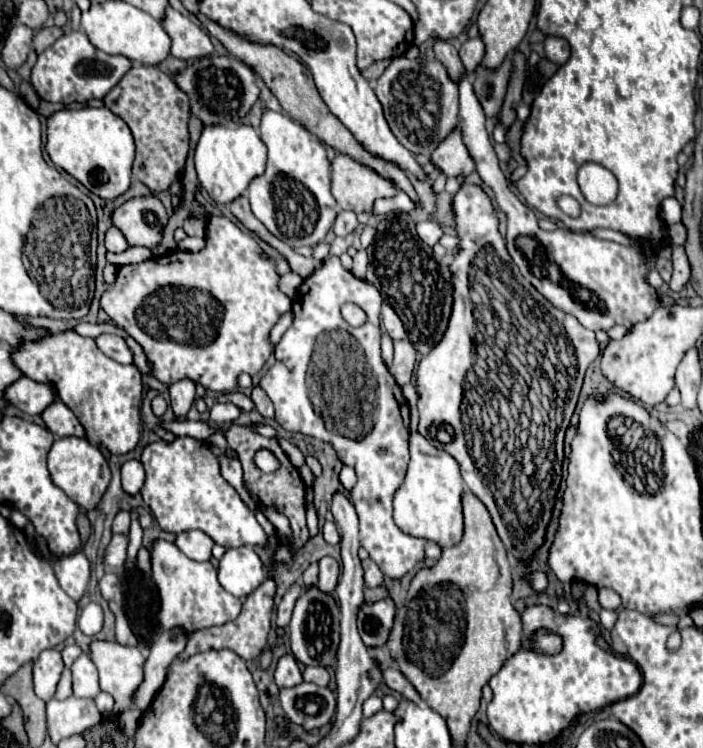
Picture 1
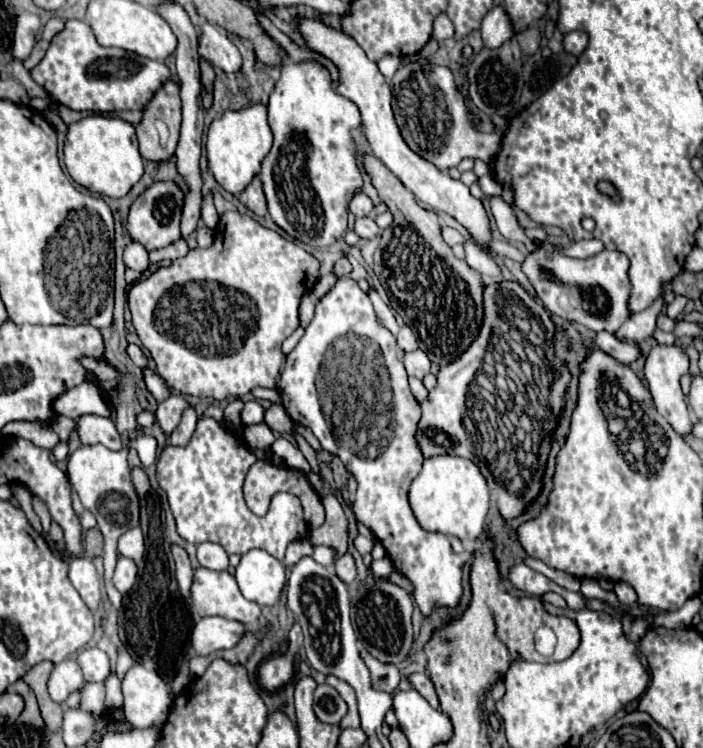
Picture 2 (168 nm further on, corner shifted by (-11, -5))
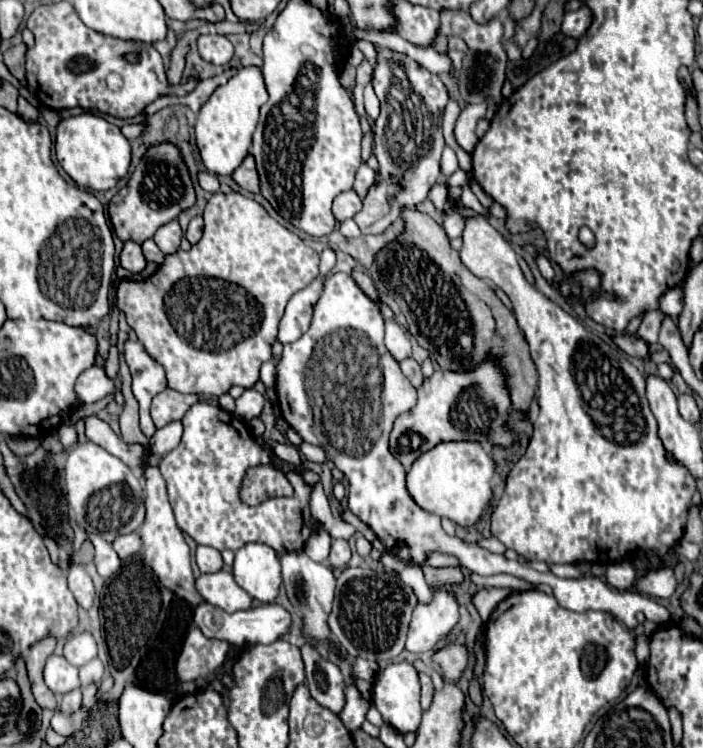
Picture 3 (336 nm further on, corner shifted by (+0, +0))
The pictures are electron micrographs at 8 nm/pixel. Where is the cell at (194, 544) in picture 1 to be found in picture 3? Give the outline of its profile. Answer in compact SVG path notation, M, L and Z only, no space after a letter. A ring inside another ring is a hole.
M207 545L197 547L195 561L197 561L201 573L213 573L213 571L219 571L223 567L221 553L217 549L213 549L213 547L207 547Z

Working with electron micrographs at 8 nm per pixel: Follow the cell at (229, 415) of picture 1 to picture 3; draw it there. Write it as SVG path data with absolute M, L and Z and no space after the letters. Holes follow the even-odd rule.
M245 389L245 393L239 399L235 399L235 411L233 411L233 415L237 419L241 419L243 423L249 423L253 417L261 415L263 405L265 405L265 397L259 391Z

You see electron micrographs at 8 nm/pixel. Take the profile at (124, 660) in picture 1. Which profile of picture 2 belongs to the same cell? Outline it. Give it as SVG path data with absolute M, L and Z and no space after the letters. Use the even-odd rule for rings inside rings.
M134 664L126 678L122 680L122 692L124 692L124 714L126 720L134 726L134 728L156 728L158 732L162 730L162 724L170 712L172 706L172 694L168 684L154 672L144 668L142 664Z

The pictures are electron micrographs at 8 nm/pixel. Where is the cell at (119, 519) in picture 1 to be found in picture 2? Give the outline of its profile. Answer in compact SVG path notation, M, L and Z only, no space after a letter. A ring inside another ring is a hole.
M130 528L128 532L124 532L118 540L118 552L122 556L132 558L134 562L140 562L144 558L144 552L146 552L142 530L140 528Z

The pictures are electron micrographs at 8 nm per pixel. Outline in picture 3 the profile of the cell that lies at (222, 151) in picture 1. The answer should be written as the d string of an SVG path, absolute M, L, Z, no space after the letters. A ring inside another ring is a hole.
M243 67L225 85L221 85L201 107L195 123L195 135L201 161L209 173L231 175L241 165L241 161L249 153L253 133L259 121L259 109L265 101L267 101L267 91L261 69Z

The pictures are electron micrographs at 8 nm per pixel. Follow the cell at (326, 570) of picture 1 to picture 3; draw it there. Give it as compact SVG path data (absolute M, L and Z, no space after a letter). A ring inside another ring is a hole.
M335 539L331 543L331 555L329 555L329 565L333 569L345 569L347 563L351 559L351 551L349 551L349 543L345 539Z

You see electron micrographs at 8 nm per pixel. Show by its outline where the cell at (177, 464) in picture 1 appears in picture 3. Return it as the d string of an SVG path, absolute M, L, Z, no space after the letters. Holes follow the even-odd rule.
M195 403L185 413L183 425L185 433L179 447L169 451L159 463L179 529L199 545L209 545L219 551L237 551L247 543L265 543L279 555L299 551L315 531L309 513L309 487L301 475L293 471L287 473L287 479L295 487L295 495L273 497L257 507L247 507L239 499L239 485L245 469L271 463L271 453L253 441L245 423L239 419L235 421L229 411L209 403Z

